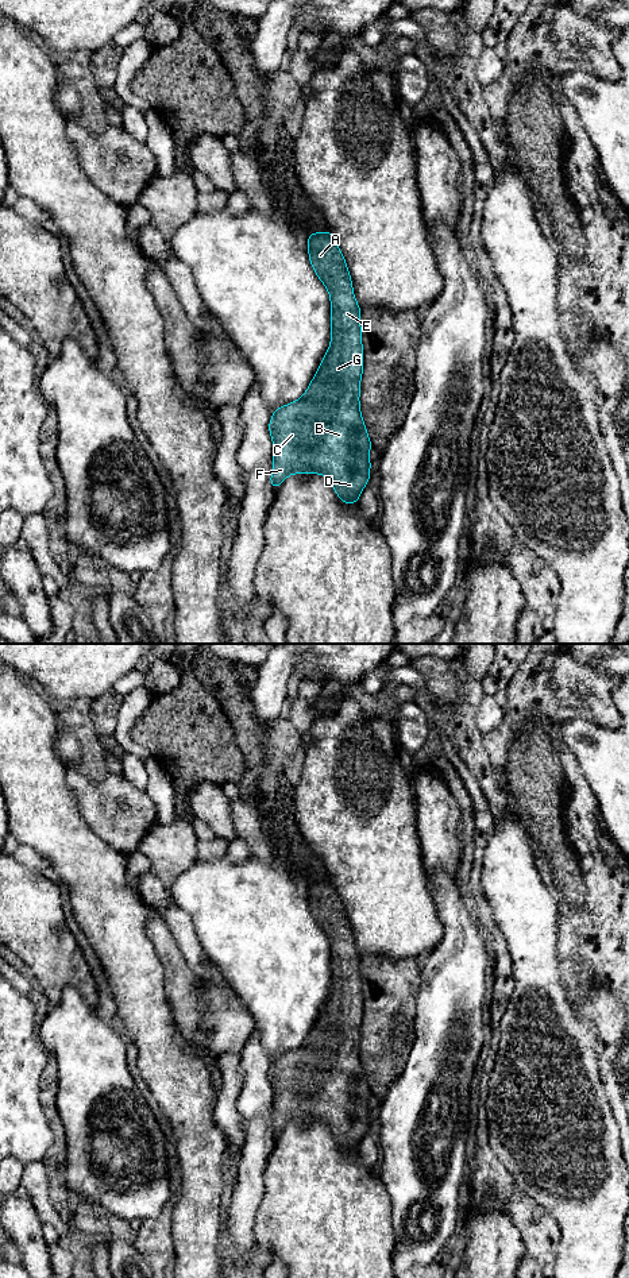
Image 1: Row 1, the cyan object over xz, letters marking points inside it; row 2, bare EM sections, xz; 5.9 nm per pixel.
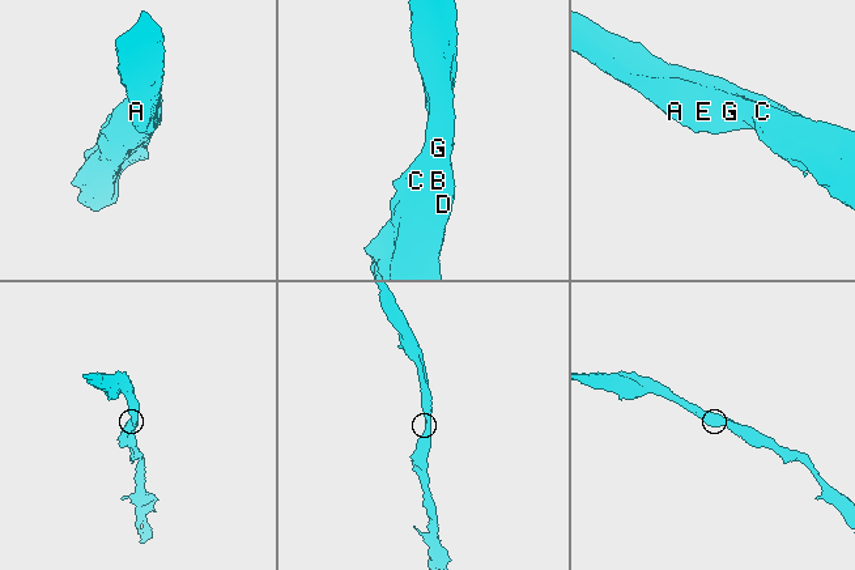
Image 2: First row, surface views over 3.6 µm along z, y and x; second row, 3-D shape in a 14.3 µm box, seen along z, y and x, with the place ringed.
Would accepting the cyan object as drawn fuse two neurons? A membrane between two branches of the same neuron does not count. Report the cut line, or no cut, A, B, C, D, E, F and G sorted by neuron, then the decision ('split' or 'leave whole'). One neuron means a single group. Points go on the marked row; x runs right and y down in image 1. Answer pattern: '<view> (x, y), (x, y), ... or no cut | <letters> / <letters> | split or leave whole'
no cut | A B C D E F G | leave whole

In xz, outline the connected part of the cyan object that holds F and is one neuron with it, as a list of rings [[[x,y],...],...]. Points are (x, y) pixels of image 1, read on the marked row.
[[[310,232],[306,247],[312,267],[329,293],[332,336],[304,395],[273,413],[270,483],[275,490],[290,474],[323,474],[344,503],[356,503],[371,467],[371,441],[359,405],[360,308],[331,232]]]

